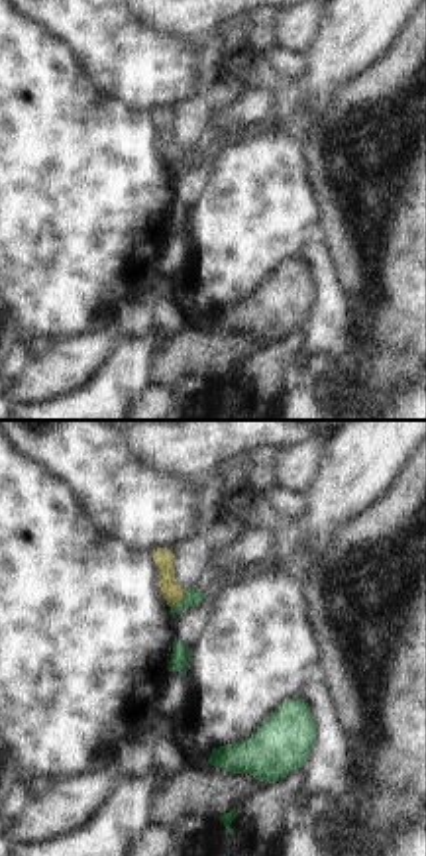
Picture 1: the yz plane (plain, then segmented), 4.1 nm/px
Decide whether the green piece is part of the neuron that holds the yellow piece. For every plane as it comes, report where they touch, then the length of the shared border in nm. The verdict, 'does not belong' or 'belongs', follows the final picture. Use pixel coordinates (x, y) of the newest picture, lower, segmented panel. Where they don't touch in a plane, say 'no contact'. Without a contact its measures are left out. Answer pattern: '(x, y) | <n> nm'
(179, 601) | 100 nm

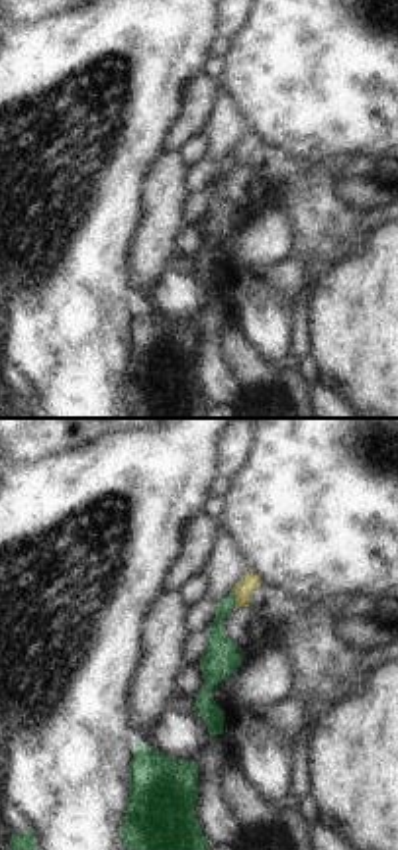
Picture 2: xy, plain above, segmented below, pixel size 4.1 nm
(236, 597) | 70 nm

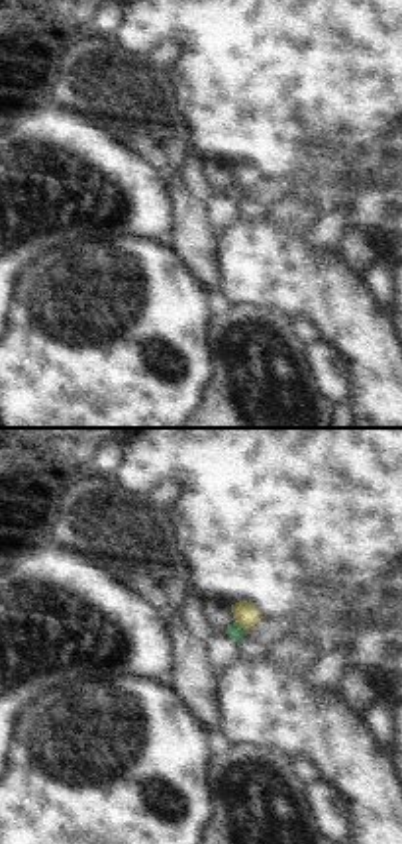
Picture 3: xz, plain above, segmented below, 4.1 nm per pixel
(240, 625) | 60 nm

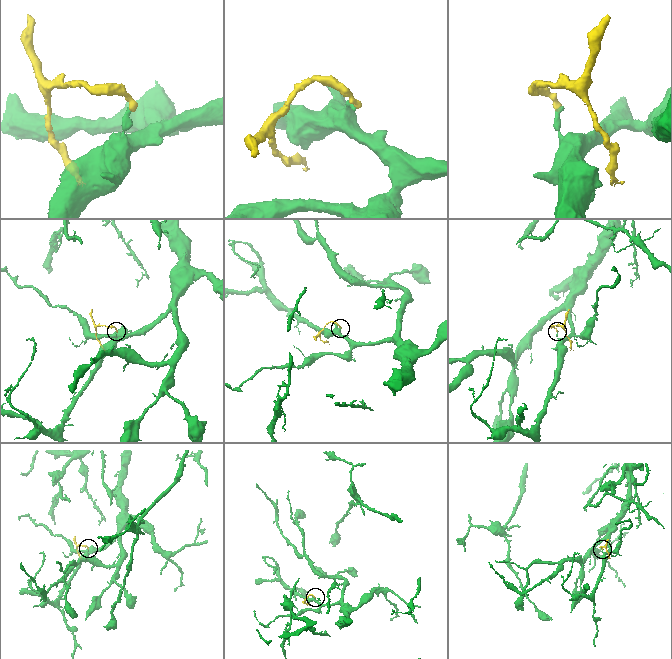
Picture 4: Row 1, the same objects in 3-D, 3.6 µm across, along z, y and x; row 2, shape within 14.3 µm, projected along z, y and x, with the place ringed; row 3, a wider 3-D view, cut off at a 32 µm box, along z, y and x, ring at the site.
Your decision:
does not belong

